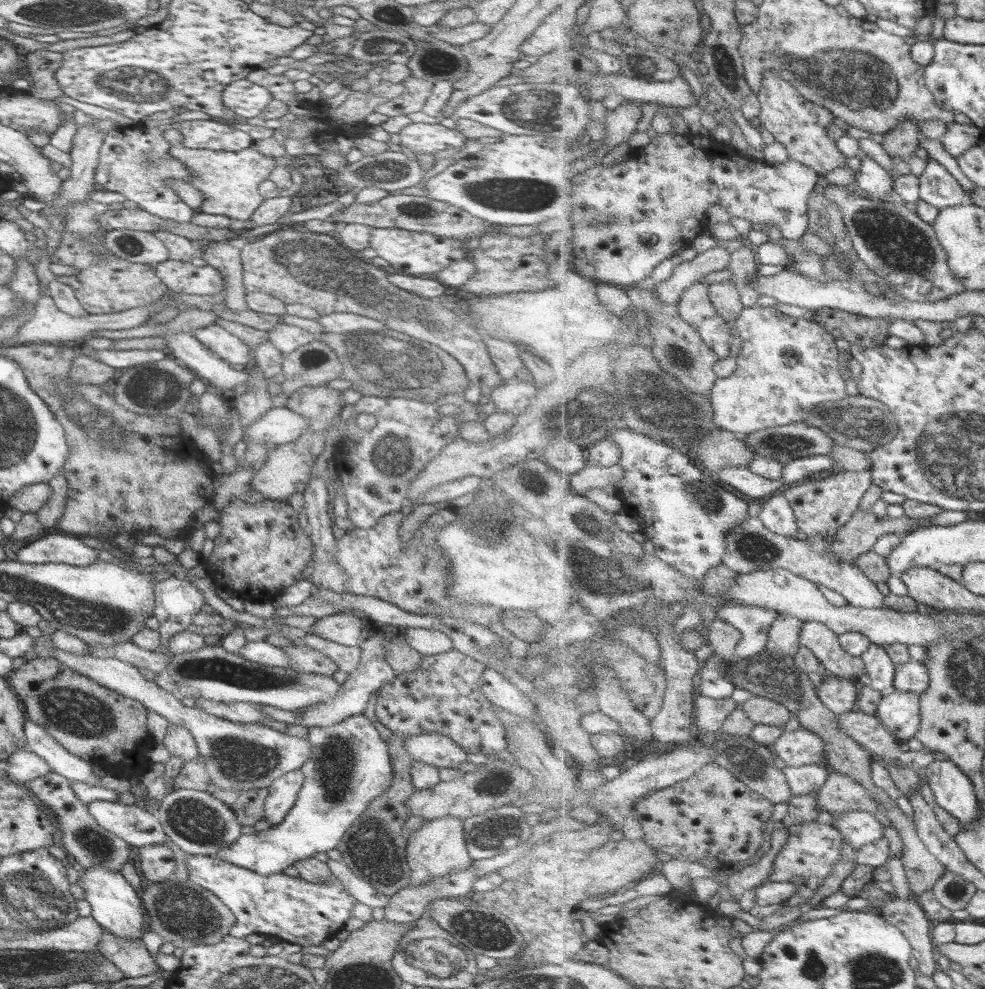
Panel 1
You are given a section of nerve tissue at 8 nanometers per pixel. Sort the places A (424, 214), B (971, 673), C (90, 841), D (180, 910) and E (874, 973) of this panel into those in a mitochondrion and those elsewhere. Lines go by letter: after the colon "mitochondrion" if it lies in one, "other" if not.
A: mitochondrion
B: mitochondrion
C: mitochondrion
D: mitochondrion
E: mitochondrion

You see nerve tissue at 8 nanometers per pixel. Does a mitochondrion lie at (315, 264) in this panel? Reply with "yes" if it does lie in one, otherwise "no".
yes

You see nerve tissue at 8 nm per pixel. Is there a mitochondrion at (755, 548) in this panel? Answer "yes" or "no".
yes

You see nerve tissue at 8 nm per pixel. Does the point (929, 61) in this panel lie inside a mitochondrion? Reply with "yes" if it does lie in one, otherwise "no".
no

